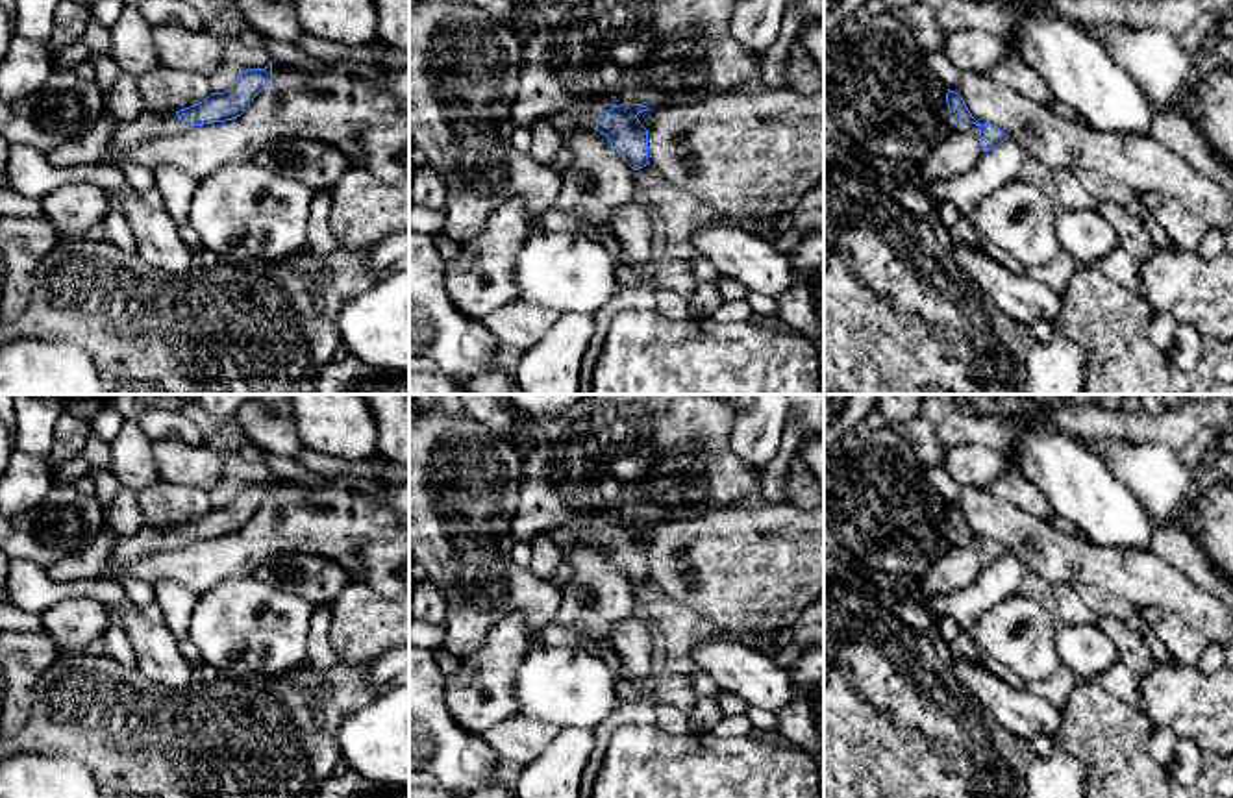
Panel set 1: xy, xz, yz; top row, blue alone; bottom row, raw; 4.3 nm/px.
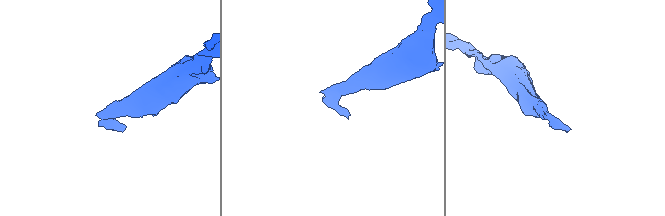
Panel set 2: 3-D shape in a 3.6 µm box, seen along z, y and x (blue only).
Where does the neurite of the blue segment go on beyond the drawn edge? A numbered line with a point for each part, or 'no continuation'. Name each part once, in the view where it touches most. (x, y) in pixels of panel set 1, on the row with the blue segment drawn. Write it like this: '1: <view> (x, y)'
1: yz (954, 123)

